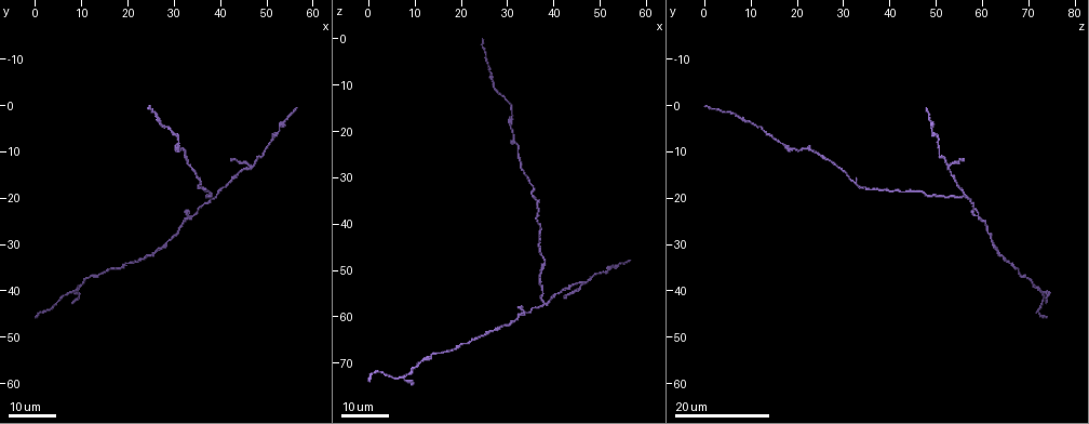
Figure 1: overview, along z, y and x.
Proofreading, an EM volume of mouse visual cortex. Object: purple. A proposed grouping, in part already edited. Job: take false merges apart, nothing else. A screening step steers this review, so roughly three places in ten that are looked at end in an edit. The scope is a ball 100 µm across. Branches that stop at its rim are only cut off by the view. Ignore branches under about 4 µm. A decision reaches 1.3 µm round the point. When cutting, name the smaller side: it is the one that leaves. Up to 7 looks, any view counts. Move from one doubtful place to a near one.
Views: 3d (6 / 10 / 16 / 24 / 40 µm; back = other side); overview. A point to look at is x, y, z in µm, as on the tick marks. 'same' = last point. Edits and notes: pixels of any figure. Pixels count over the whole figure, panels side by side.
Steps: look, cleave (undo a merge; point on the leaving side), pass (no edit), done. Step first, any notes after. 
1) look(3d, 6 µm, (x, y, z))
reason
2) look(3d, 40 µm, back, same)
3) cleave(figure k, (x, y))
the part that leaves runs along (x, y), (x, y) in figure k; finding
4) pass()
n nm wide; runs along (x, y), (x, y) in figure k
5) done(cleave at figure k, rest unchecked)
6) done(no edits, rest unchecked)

look(3d, 24 µm, (46.5, 12.5, 52.5))
arms part here

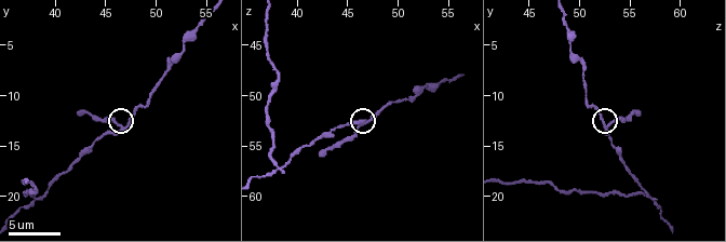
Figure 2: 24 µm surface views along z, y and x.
look(3d, 10 µm, (46.2, 13.0, 52.6))

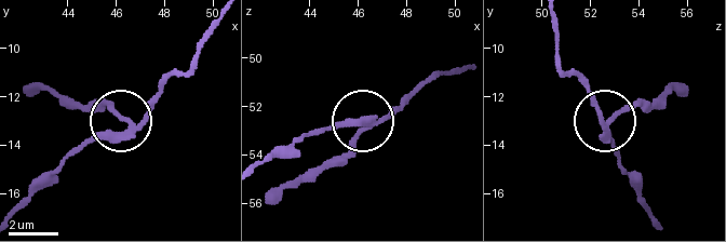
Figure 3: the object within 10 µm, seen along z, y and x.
cleave(figure 3, (113, 108))
side arm 5 µm; 3 arms; two cells meet here

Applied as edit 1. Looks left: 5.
look(overview)

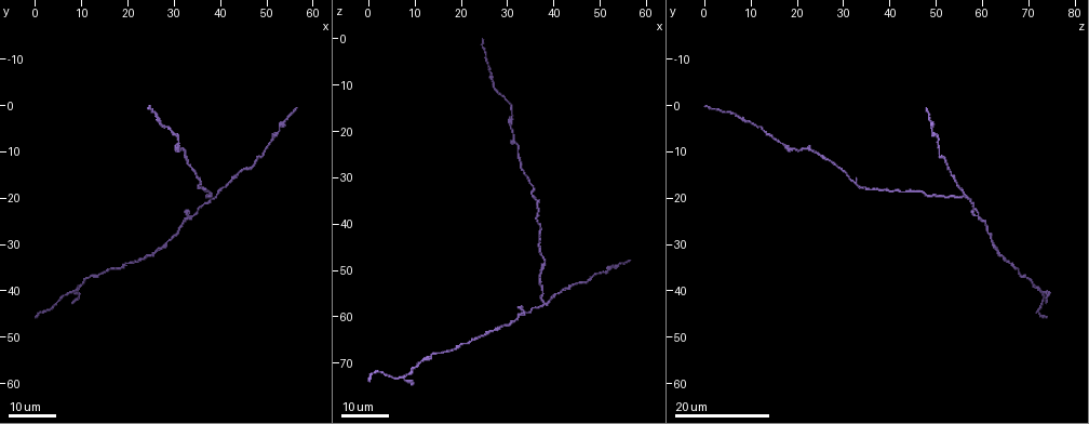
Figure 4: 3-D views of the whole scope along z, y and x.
look(3d, 24 µm, (38.0, 21.0, 57.0))
three arms meet

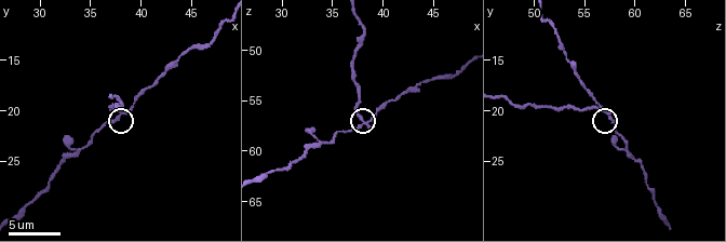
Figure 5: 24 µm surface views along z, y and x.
look(3d, 10 µm, (37.8, 20.4, 57.4))
closer look

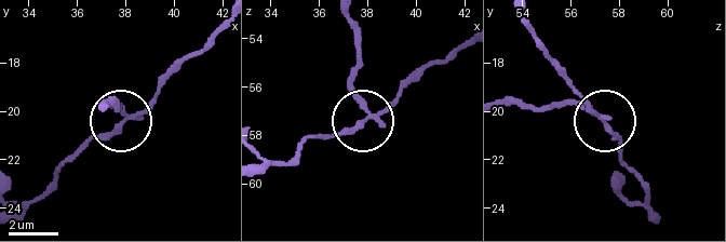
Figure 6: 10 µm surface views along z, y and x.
cleave(figure 6, (351, 90))
side arm 31 µm; the part that leaves runs along (371, 117), (352, 82), (359, 57), (352, 19) in figure 6; two cells meet here

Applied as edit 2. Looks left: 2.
look(3d, 10 µm, (34.2, 23.6, 59.2))
three-way junction

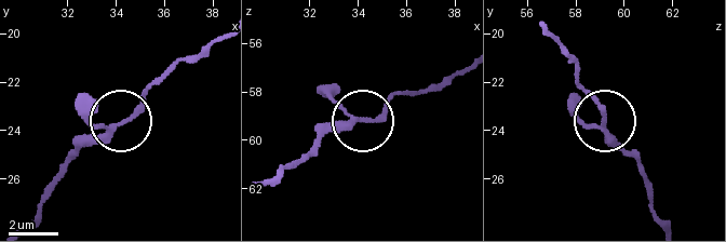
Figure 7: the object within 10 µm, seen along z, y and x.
look(3d, 6 µm, (34.0, 23.8, 59.2))

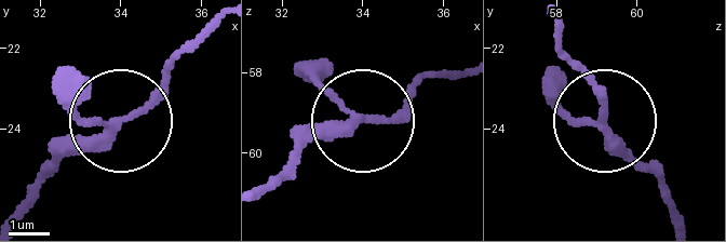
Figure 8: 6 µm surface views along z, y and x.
pass()
200 nm wide; runs along (457, 74), (419, 83), (385, 115), (323, 121), (296, 146) in figure 8; one cell here

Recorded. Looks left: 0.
done(cleave at figure 3, cleave at figure 6, rest unchecked)

